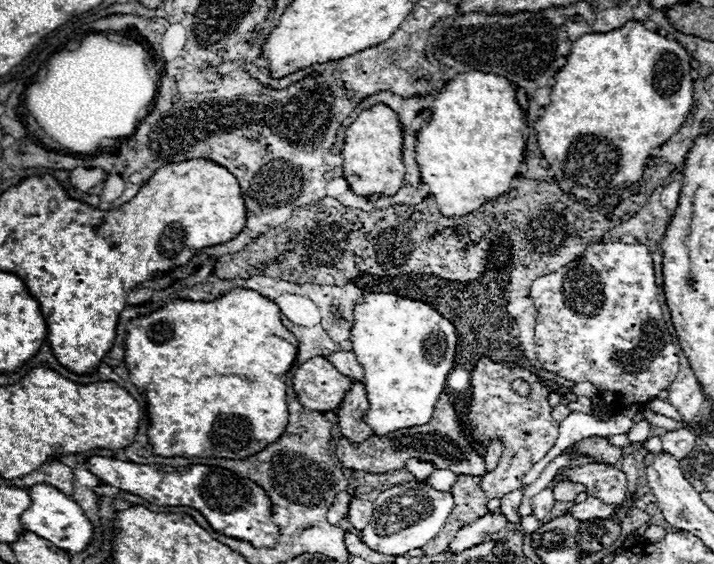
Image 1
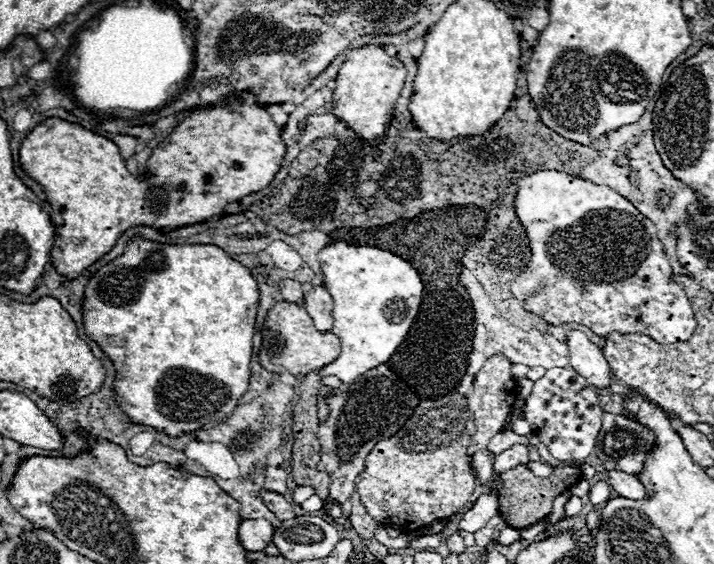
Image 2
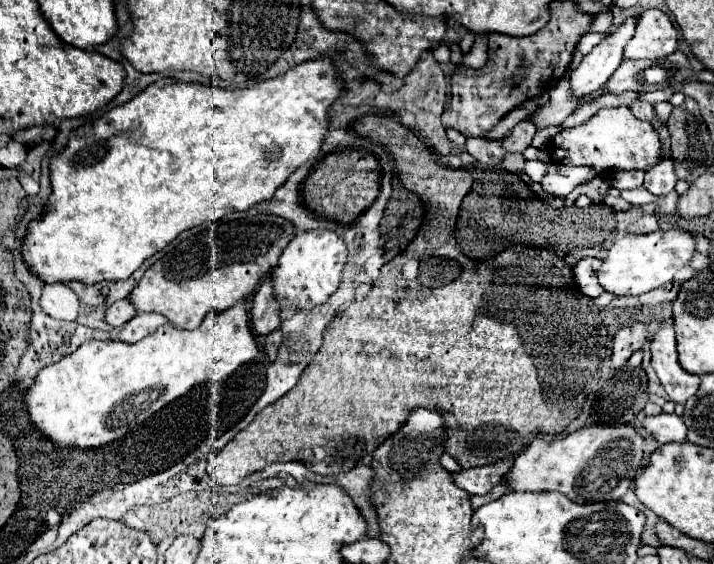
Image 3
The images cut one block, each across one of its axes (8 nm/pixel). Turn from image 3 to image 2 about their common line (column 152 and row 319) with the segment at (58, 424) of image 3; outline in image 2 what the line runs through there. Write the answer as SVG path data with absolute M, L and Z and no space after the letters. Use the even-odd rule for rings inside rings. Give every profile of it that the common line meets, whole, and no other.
M334 242L320 250L324 286L334 300L332 332L340 338L342 352L336 362L318 370L318 376L336 376L350 384L360 374L388 362L406 338L422 302L424 284L420 274L400 256L376 246L352 246Z

